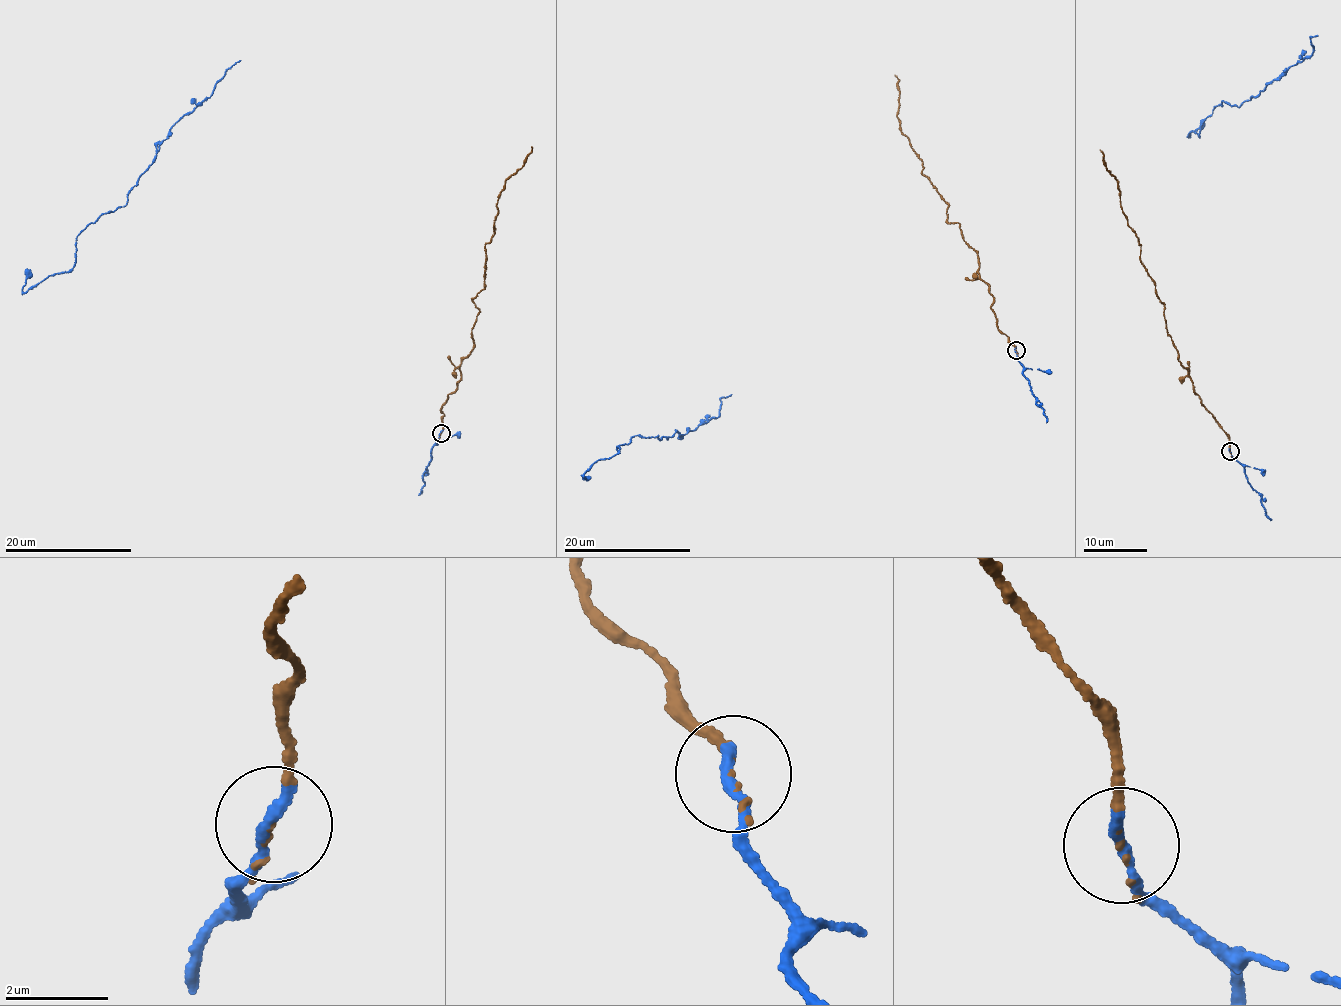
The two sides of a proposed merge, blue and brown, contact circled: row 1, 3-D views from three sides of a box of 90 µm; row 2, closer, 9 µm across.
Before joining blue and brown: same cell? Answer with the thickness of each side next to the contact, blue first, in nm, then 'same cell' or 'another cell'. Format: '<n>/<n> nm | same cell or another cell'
260/60 nm | same cell

